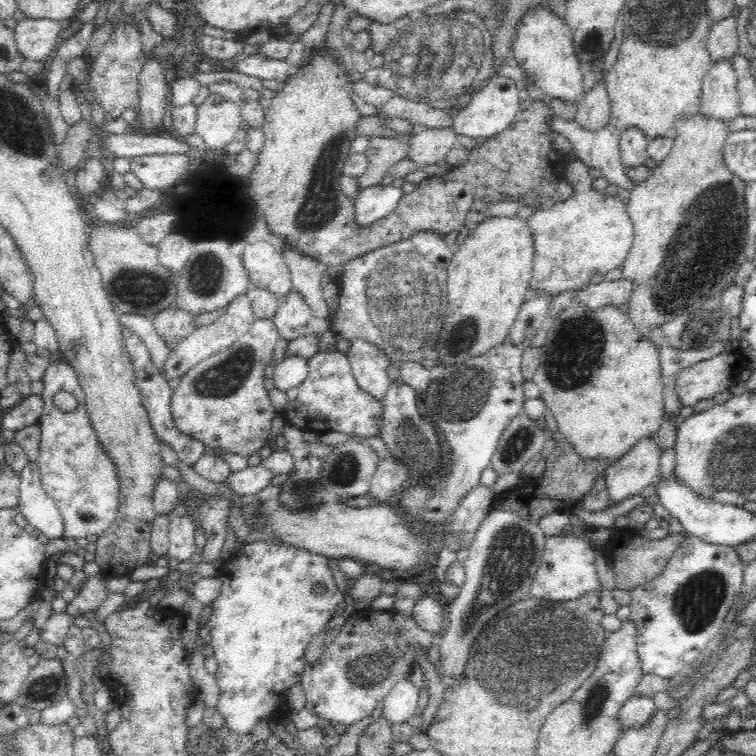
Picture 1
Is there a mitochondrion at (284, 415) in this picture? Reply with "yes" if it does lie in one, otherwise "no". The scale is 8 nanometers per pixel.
no

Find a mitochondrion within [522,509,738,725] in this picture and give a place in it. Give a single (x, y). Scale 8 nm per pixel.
(697, 602)

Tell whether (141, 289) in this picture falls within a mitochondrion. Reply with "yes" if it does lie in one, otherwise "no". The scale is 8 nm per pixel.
yes

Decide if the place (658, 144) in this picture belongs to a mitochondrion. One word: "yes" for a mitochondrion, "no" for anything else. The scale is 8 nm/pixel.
no

